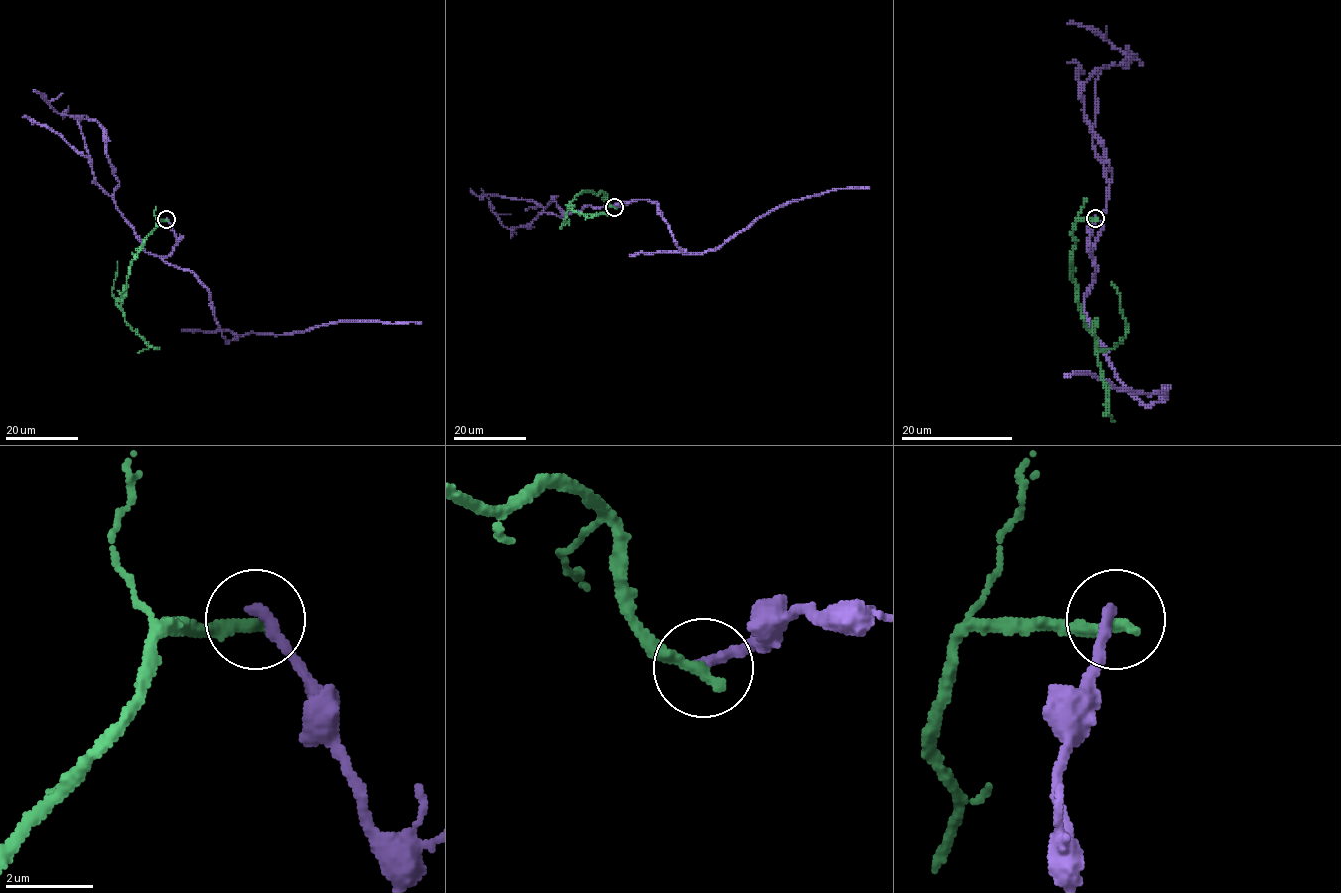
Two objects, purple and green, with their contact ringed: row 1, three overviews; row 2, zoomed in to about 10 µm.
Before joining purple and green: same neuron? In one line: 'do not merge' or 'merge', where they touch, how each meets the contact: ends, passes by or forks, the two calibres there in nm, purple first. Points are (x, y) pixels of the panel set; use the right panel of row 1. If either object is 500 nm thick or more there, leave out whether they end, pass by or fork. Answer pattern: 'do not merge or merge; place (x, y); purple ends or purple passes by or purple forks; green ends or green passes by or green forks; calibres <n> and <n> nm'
do not merge; place (1095, 218); purple ends; green ends; calibres 280 and 320 nm

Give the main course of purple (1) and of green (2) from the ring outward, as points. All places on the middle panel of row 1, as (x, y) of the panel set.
1: (614, 207), (638, 200), (656, 203), (675, 244), (692, 254), (721, 246), (791, 202), (837, 189), (869, 189)
2: (614, 207), (604, 192), (582, 191), (569, 207), (585, 214), (597, 214), (586, 219)

